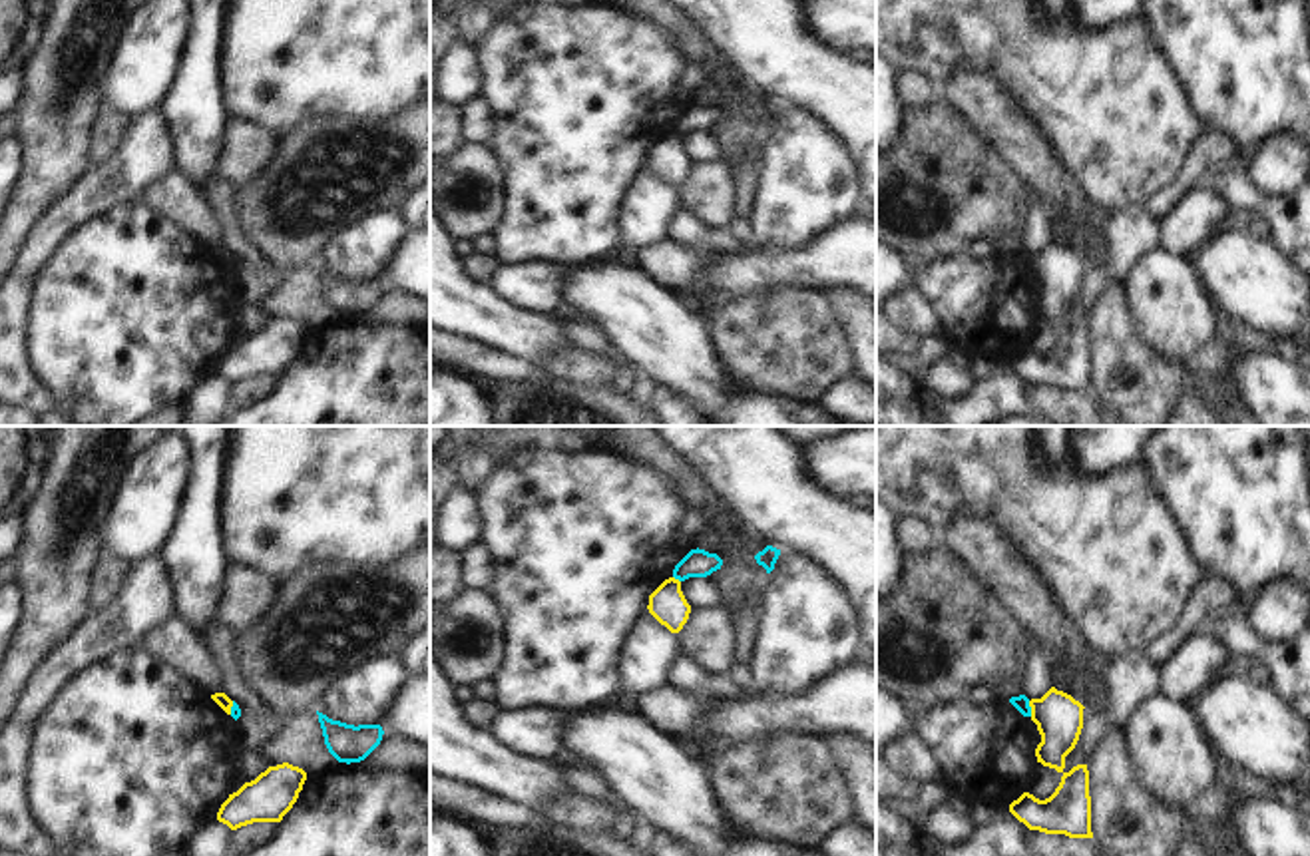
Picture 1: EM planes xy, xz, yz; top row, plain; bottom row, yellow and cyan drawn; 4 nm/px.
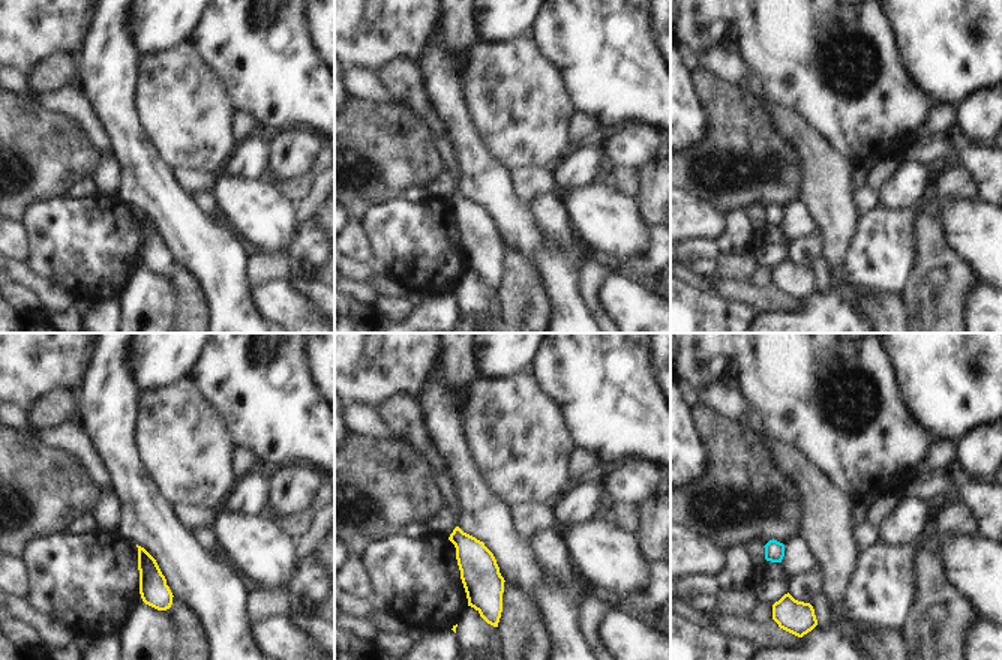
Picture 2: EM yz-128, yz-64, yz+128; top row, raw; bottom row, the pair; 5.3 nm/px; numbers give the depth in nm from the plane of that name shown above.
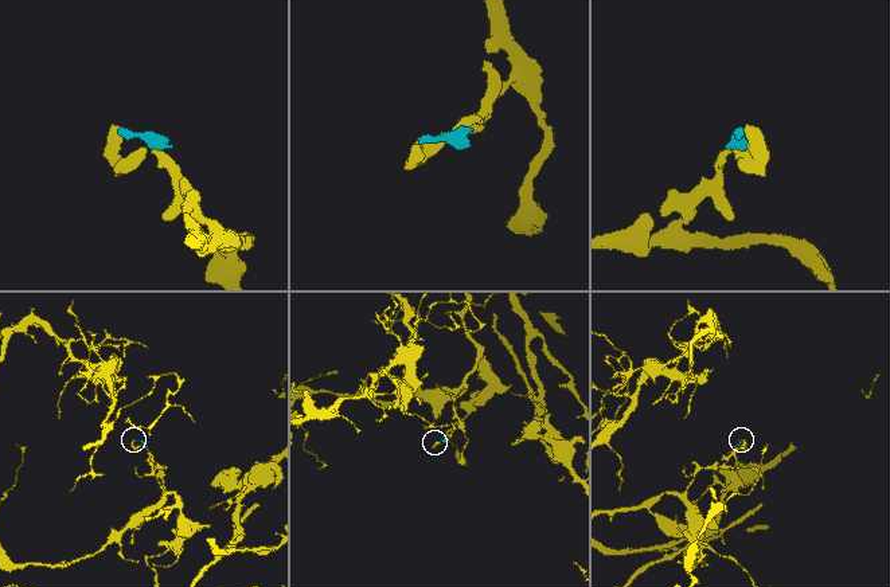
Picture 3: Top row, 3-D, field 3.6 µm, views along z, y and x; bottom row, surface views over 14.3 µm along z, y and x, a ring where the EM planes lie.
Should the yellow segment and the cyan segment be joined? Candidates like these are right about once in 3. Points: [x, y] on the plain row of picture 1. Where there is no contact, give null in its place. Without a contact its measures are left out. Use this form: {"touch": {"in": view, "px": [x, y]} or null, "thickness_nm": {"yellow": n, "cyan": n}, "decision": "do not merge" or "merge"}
{"touch": {"in": "yz", "px": [1032, 263]}, "thickness_nm": {"yellow": 190, "cyan": 60}, "decision": "do not merge"}

